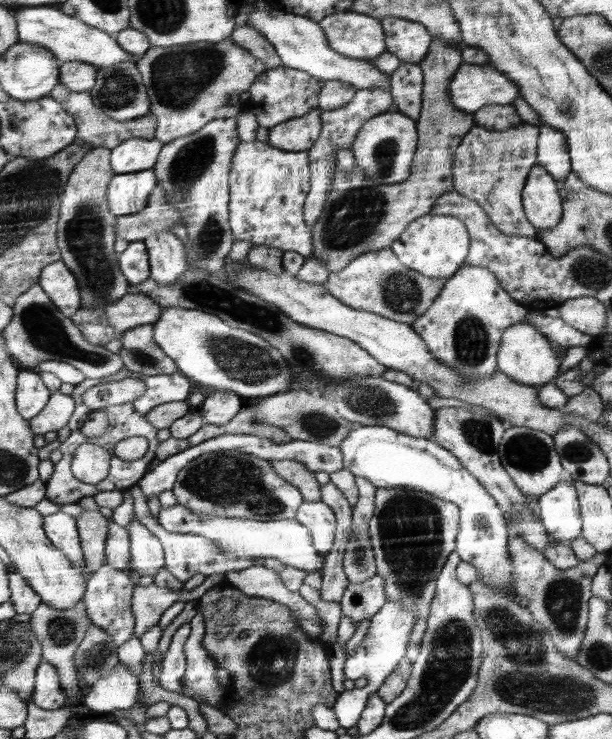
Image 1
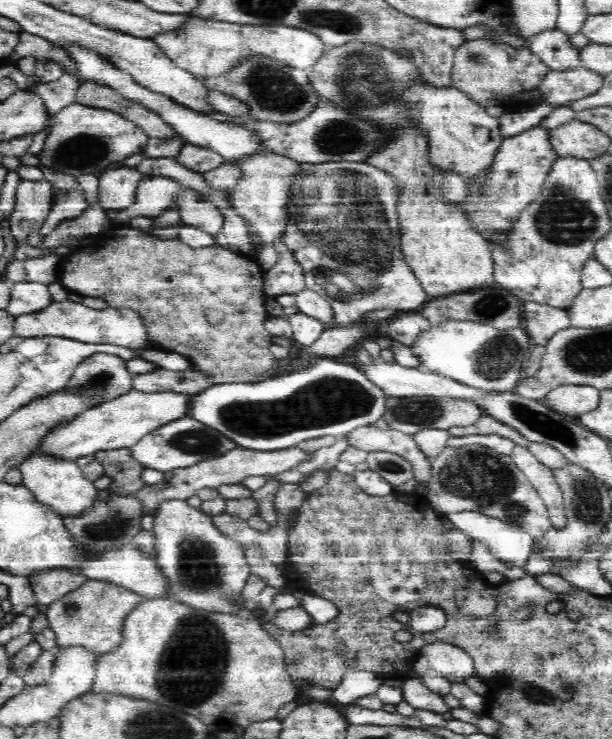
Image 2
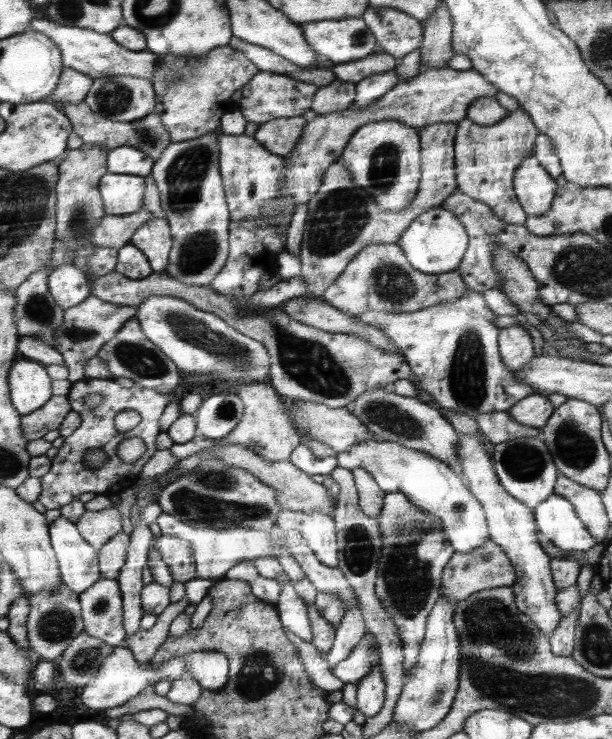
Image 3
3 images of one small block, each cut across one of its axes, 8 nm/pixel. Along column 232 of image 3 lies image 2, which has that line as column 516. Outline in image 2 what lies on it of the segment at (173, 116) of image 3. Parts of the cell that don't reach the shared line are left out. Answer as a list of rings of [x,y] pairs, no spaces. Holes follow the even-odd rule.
[[[480,38],[466,41],[456,49],[451,75],[454,87],[470,96],[491,116],[498,118],[498,116],[502,116],[498,102],[520,100],[512,94],[518,94],[522,90],[526,90],[526,94],[533,92],[536,87],[542,84],[550,71],[550,67],[546,66],[529,48],[516,48],[502,44],[498,40]]]

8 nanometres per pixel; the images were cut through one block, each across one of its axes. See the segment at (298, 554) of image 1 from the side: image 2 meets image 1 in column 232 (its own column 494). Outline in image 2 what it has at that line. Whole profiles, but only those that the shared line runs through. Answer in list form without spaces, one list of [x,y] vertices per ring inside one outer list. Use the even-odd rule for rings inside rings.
[[[474,511],[447,513],[447,519],[474,540],[487,544],[508,567],[522,568],[532,554],[533,539],[524,528]]]

